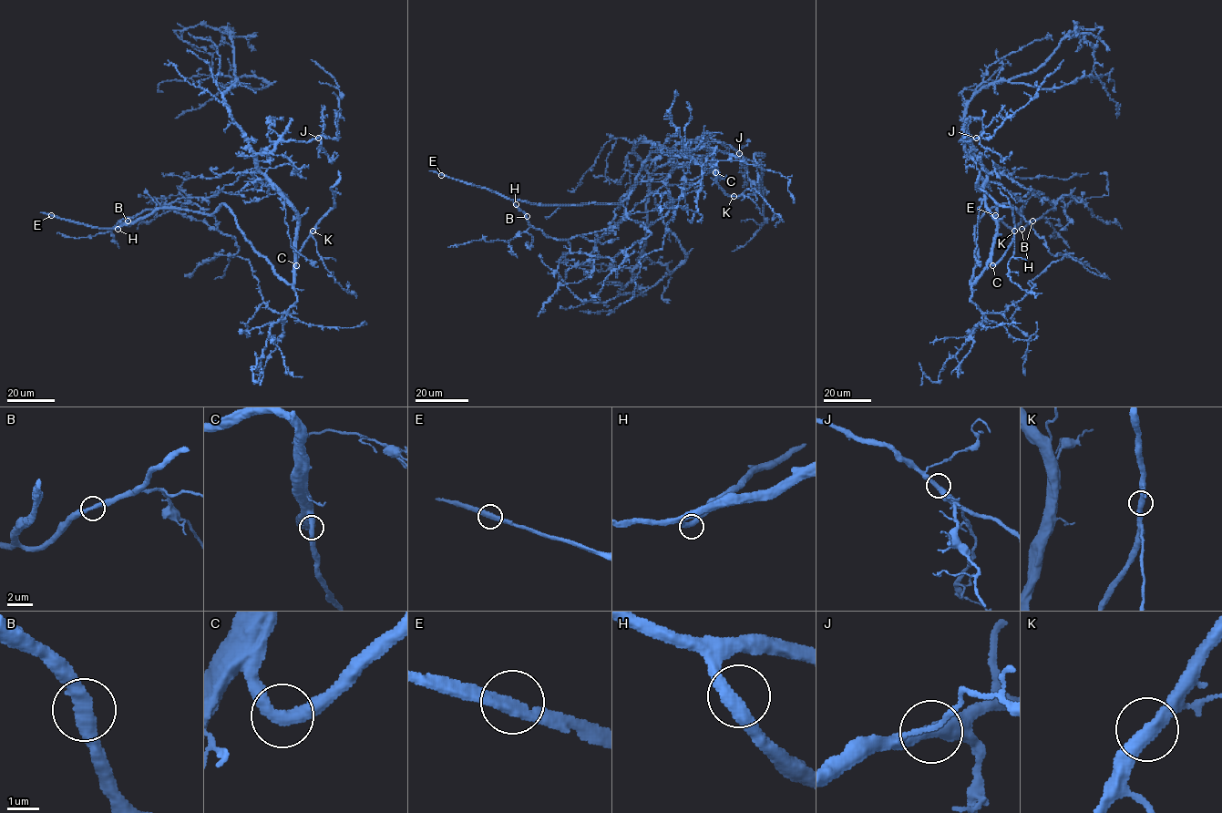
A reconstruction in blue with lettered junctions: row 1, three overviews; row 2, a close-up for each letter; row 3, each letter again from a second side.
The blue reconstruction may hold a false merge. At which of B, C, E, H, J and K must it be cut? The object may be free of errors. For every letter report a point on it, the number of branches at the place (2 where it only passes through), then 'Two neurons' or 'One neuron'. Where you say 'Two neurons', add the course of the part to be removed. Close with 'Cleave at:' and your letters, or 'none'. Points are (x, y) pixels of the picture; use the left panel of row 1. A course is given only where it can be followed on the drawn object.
B: Place: (128, 221). Branches: 2. One neuron
C: Place: (296, 265). Branches: 2. One neuron
E: Place: (51, 215). Branches: 2. One neuron
H: Place: (118, 229). Branches: 2. One neuron
J: Place: (318, 138). Branches: 2. One neuron
K: Place: (313, 231). Branches: 2. One neuron
Cleave at: none

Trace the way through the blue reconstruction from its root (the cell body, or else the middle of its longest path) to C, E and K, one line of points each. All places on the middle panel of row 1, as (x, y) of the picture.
C: (704, 148), (712, 150), (712, 165), (715, 172)
E: (704, 148), (680, 155), (652, 152), (638, 173), (633, 190), (619, 203), (536, 205), (507, 199), (441, 175)
K: (704, 148), (712, 150), (716, 182), (727, 195), (734, 196)

